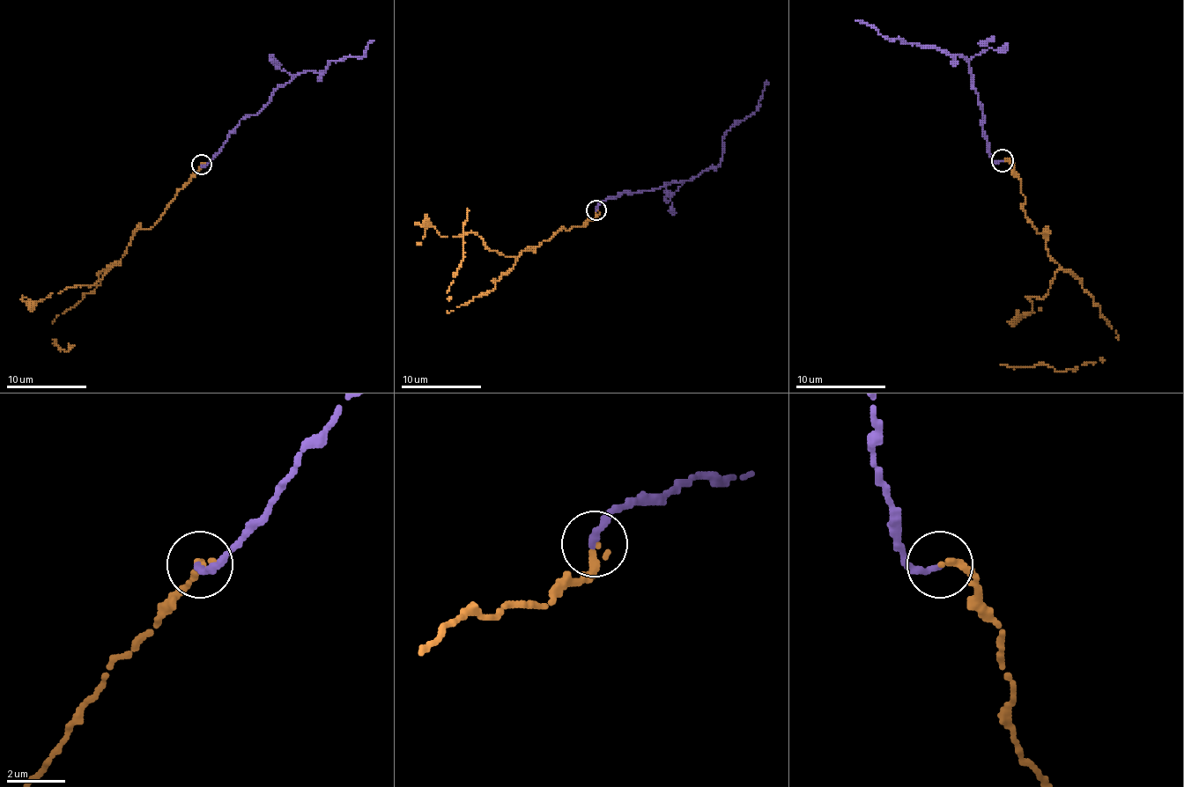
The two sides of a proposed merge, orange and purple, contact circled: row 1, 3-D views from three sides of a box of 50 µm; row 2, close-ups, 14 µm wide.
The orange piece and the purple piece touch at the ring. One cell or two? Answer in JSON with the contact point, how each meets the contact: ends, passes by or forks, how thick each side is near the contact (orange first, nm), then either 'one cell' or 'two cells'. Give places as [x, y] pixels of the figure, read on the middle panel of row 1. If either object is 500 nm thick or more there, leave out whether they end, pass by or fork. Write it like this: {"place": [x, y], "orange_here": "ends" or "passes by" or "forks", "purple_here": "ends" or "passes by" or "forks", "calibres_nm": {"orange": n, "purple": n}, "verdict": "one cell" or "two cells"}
{"place": [596, 209], "orange_here": "ends", "purple_here": "ends", "calibres_nm": {"orange": 240, "purple": 240}, "verdict": "one cell"}

